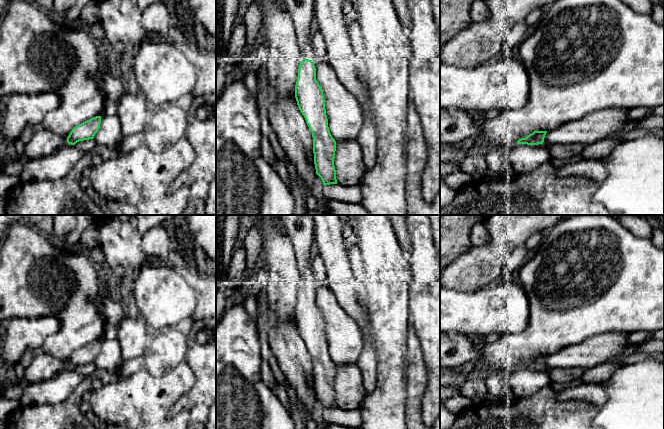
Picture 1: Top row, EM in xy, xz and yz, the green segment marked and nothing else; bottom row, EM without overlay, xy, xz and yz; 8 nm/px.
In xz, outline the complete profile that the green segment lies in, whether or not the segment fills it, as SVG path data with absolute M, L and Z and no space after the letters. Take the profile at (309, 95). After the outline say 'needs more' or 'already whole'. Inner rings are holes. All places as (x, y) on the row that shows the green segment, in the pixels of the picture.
M283 0L289 12L303 56L298 69L295 98L313 137L313 153L316 174L323 185L337 184L334 158L336 141L332 137L325 109L322 87L316 80L316 68L310 60L311 23L314 19L314 0Z; needs more

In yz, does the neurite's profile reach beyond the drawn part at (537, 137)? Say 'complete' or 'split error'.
complete

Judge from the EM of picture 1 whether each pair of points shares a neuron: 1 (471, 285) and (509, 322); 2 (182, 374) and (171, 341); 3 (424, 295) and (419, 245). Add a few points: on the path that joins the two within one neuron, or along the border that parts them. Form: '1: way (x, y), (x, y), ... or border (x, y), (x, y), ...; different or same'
1: border (498, 281), (473, 292), (452, 290); different
2: border (183, 360), (159, 377); different
3: way (424, 283), (424, 257); same

